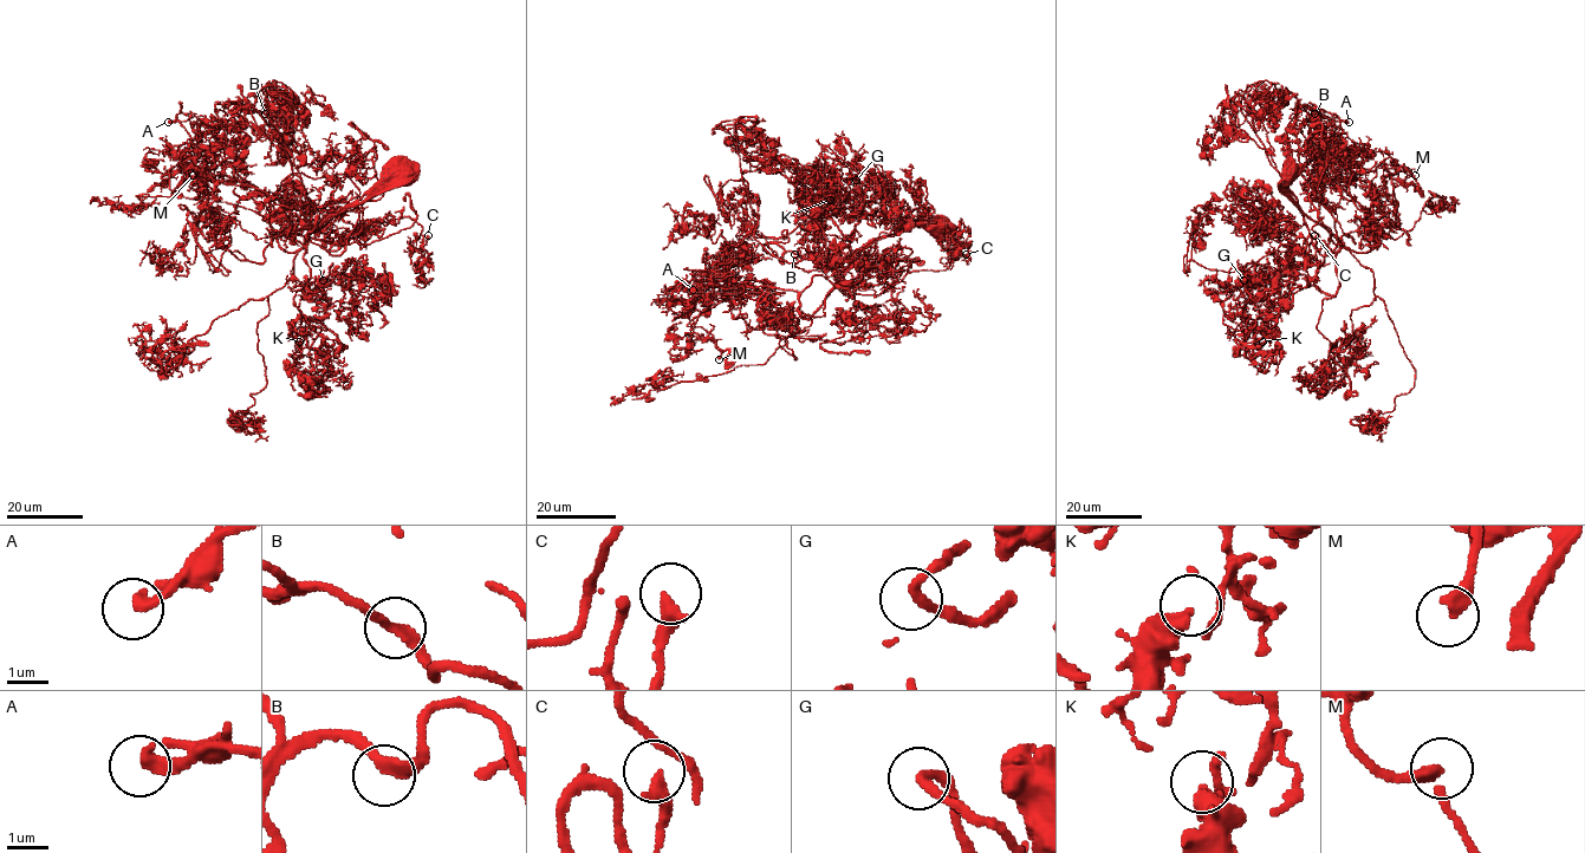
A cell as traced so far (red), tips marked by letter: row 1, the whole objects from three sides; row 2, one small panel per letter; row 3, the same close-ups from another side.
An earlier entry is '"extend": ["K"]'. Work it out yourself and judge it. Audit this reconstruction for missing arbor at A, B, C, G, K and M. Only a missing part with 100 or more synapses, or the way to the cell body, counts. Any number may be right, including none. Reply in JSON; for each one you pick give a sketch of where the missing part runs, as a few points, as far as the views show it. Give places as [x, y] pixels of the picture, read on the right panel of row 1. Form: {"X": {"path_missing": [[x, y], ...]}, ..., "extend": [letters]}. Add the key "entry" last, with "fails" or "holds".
{"M": {"path_missing": [[1415, 175], [1414, 186], [1387, 183], [1382, 193], [1385, 199]]}, "extend": ["M"], "entry": "fails"}

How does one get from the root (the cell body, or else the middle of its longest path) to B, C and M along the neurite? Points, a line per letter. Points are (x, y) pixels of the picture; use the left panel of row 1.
B: (404, 175), (381, 177), (319, 225), (307, 252), (311, 204), (281, 150), (293, 149), (293, 130), (265, 114)
C: (404, 175), (319, 225), (307, 252), (310, 241), (339, 255), (415, 221), (413, 246), (428, 235)
M: (404, 175), (381, 177), (296, 252), (279, 246), (266, 193), (207, 180), (170, 189), (170, 168), (193, 175)

